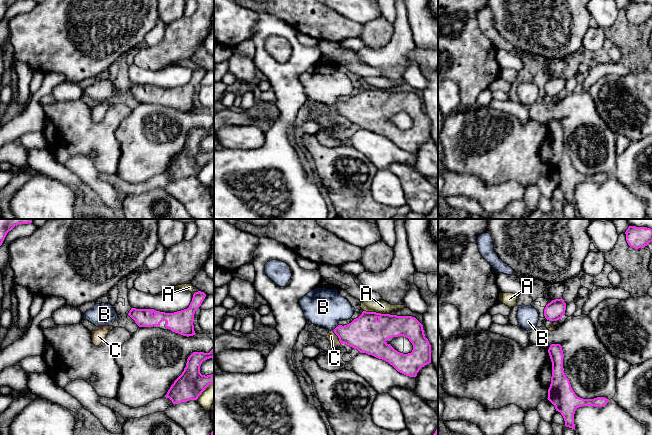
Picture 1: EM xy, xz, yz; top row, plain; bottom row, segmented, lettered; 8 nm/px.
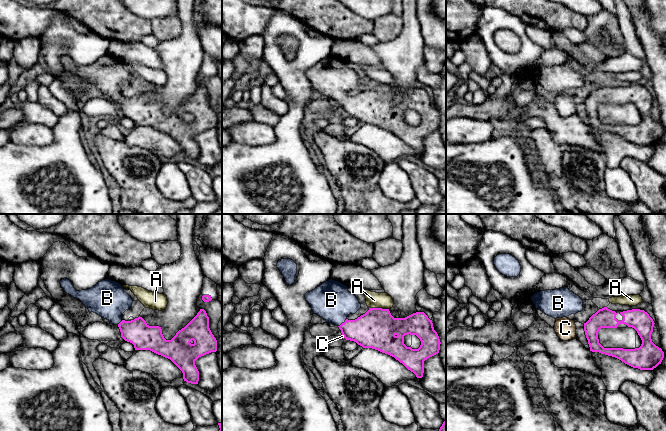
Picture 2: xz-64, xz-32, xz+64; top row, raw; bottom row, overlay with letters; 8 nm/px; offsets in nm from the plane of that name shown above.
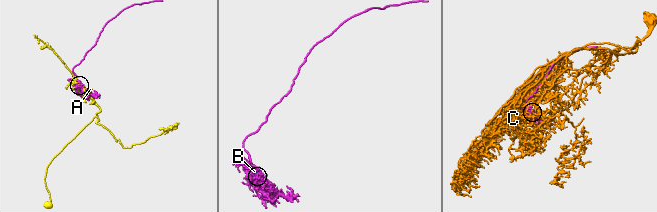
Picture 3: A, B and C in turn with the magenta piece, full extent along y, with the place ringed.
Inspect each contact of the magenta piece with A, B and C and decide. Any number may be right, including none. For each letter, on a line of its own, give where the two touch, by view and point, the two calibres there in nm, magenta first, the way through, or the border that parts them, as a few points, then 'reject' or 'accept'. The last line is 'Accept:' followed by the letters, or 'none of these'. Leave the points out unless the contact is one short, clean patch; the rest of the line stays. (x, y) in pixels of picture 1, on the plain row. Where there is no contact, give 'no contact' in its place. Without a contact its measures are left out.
A: meets magenta in xz at (375, 88); 300 nm thick on the magenta side, 110 nm on the other; reject
B: meets magenta in xz at (335, 104); 280 nm thick on the magenta side, 300 nm on the other; runs through xz (365, 109), (344, 109), (335, 104), (323, 83); accept
C: meets magenta in xz at (338, 113); 300 nm thick on the magenta side, 80 nm on the other; reject
Accept: B

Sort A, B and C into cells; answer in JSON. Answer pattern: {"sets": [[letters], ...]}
{"sets": [["A"], ["B"], ["C"]]}

